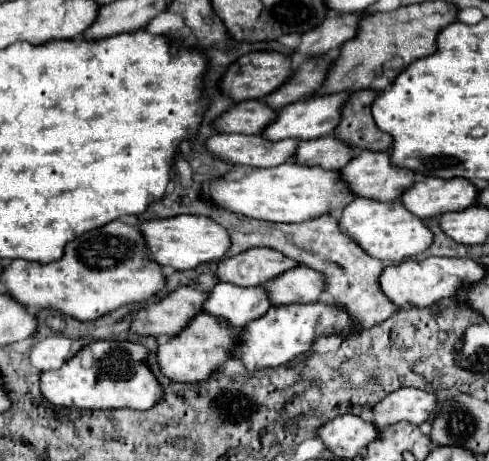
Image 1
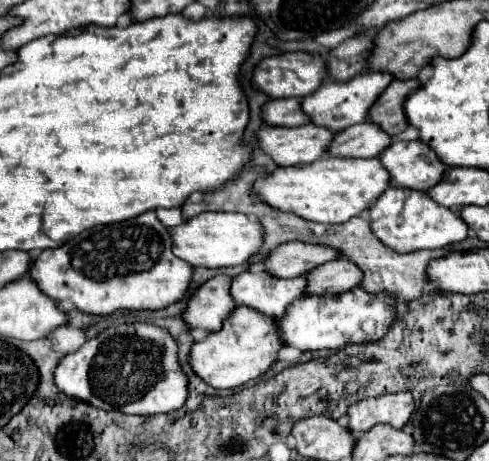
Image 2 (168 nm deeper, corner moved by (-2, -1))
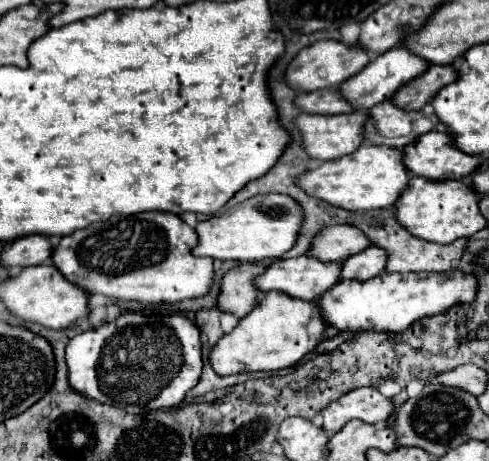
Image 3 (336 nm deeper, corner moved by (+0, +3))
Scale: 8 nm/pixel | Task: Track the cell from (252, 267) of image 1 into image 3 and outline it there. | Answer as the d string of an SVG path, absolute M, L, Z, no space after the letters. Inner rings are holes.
M340 224L340 226L324 228L316 236L314 246L308 254L316 256L320 260L326 260L326 262L328 260L342 262L348 256L354 256L368 246L370 246L370 240L366 240L366 236L362 236L362 232L358 232L358 228L354 228L350 224Z

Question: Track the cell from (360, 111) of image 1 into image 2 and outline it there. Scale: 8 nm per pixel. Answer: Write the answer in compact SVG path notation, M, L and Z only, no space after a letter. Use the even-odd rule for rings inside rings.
M394 80L390 86L378 96L368 112L368 122L380 126L388 136L396 138L406 130L408 122L402 110L404 98L418 88L418 80Z

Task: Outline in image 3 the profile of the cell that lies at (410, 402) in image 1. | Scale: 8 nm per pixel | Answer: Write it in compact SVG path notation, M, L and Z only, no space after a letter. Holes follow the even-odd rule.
M356 388L338 400L330 402L322 412L322 428L336 434L346 422L358 418L366 424L386 424L392 416L392 400L382 396L376 388Z

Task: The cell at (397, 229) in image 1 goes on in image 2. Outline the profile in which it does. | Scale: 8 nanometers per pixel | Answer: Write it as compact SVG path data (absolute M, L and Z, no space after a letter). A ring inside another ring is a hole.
M386 188L382 196L368 208L370 228L372 234L394 252L416 252L416 250L436 250L444 248L448 244L460 242L468 236L468 226L462 222L462 218L448 210L438 206L430 200L428 192L418 190L404 190L404 188Z

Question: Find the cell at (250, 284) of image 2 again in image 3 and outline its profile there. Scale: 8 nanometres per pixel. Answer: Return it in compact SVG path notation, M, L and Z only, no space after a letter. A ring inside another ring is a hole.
M298 256L298 258L278 260L272 266L268 266L268 270L256 278L256 286L262 292L280 290L280 292L286 292L296 298L320 300L328 288L332 288L334 284L340 282L340 270L342 270L342 262L322 262L312 256Z

